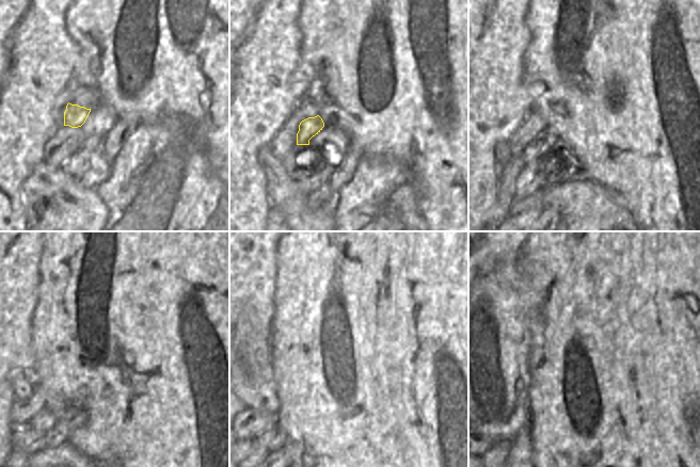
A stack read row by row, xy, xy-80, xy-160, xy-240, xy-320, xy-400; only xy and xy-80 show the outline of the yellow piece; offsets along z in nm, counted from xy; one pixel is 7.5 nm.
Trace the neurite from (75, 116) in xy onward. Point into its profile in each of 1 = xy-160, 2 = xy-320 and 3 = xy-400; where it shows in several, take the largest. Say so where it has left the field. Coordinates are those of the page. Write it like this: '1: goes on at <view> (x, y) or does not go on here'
1: goes on at xy-160 (539, 147)
2: goes on at xy-320 (273, 439)
3: goes on at xy-400 (499, 448)

